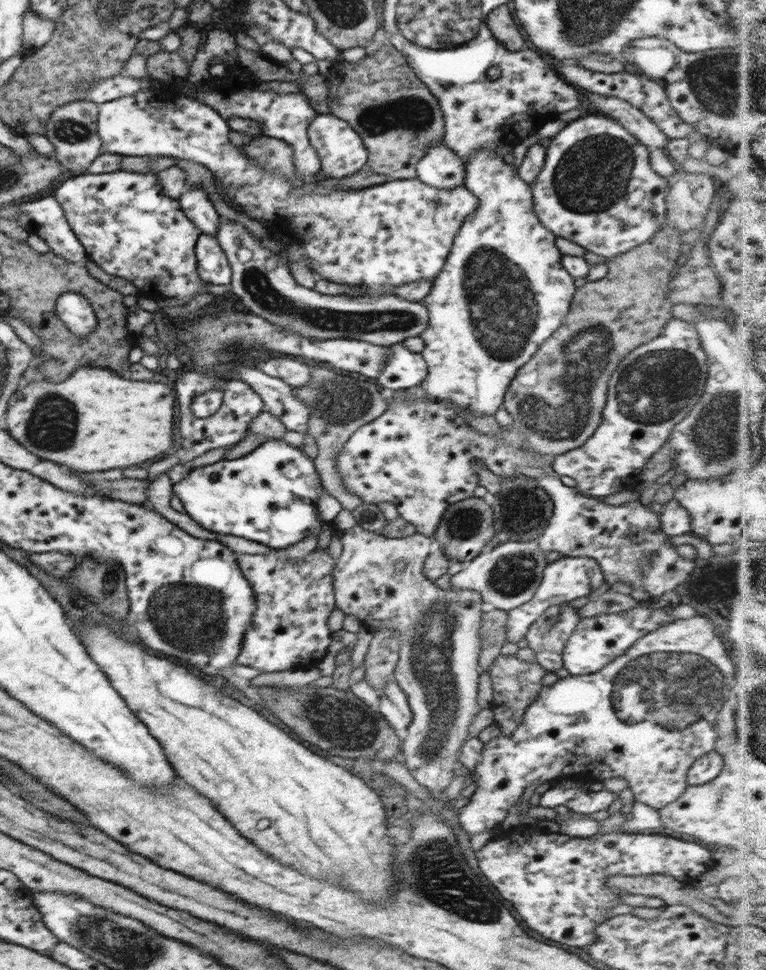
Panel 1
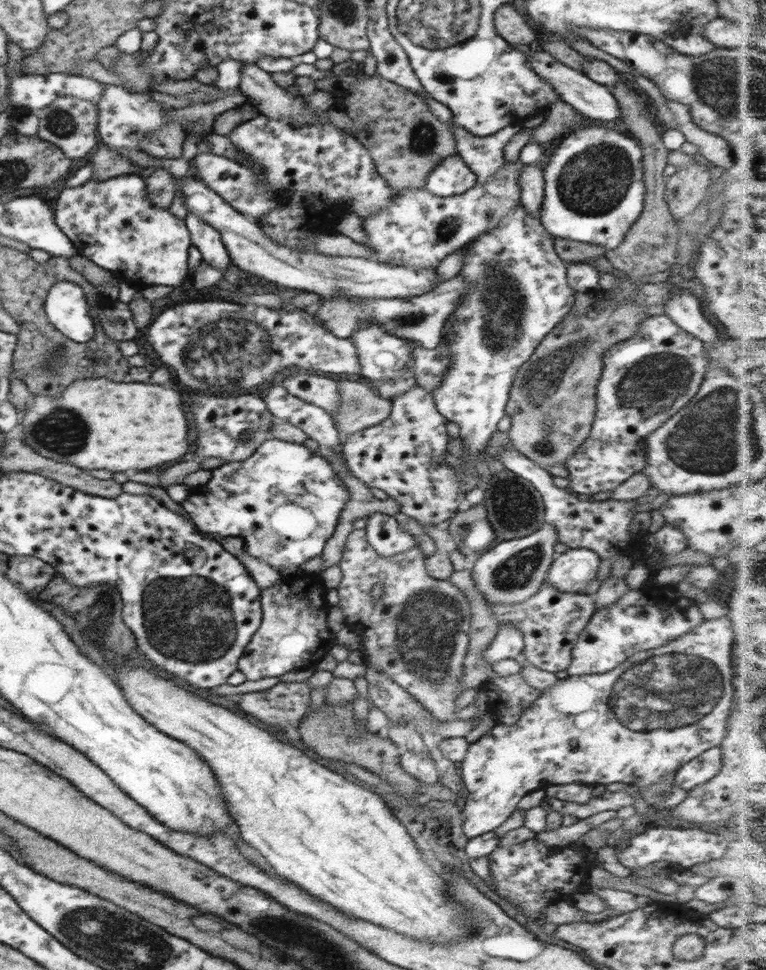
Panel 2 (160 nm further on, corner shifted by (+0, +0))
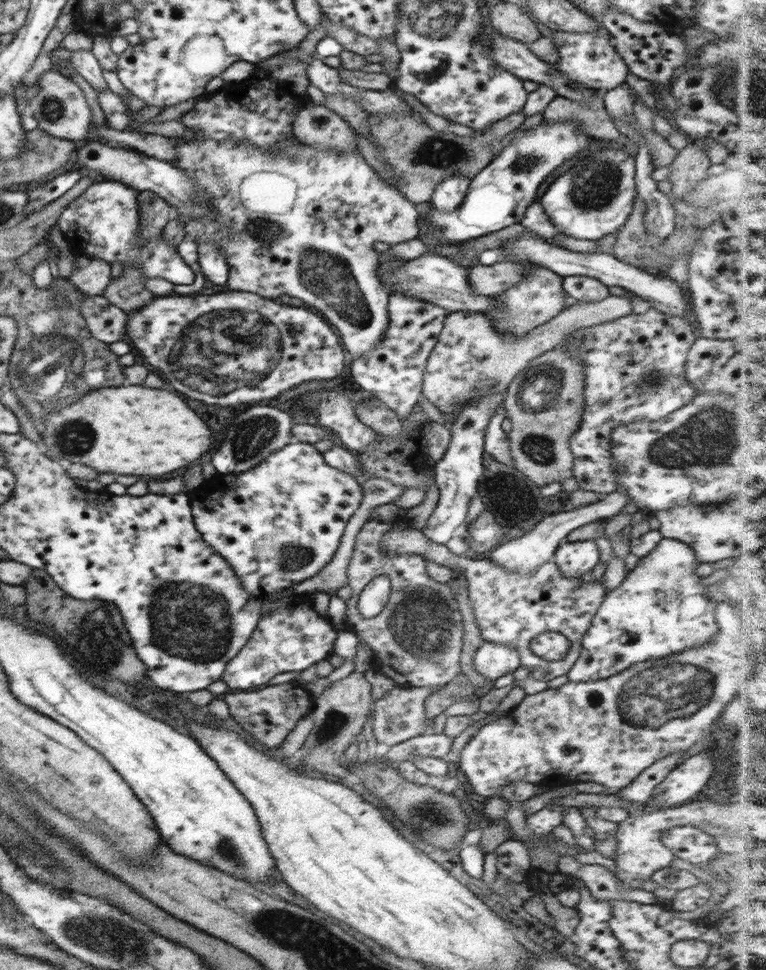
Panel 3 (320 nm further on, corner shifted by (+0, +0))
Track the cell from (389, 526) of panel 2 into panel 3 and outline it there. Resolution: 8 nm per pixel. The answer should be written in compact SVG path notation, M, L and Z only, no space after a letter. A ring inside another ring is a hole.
M395 523L383 536L383 551L393 556L400 553L416 553L424 560L434 561L451 568L460 566L467 579L468 596L474 612L476 624L482 639L494 644L514 647L520 655L521 666L528 669L529 676L540 681L551 681L567 675L582 653L582 638L591 625L591 620L607 595L602 581L593 581L589 577L562 576L554 560L538 565L532 572L515 573L495 563L492 559L471 559L470 556L454 555L444 547L432 543L421 530L405 524ZM543 632L559 632L570 642L566 657L558 661L546 661L530 650L530 642Z

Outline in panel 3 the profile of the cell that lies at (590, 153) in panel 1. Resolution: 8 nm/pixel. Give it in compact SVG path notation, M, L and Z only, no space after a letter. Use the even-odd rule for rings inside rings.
M610 147L602 148L594 155L577 160L574 166L570 166L570 171L556 178L540 198L540 203L549 216L552 226L561 235L570 236L577 240L599 241L607 235L618 233L620 226L628 221L628 216L630 216L634 206L634 198L638 194L635 164L635 156L628 153L626 149L622 151Z

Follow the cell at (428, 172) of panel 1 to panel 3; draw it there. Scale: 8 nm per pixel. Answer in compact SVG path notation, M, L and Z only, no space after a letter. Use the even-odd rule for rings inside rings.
M450 176L436 185L430 200L430 205L443 212L458 209L468 193L471 180L464 176Z

